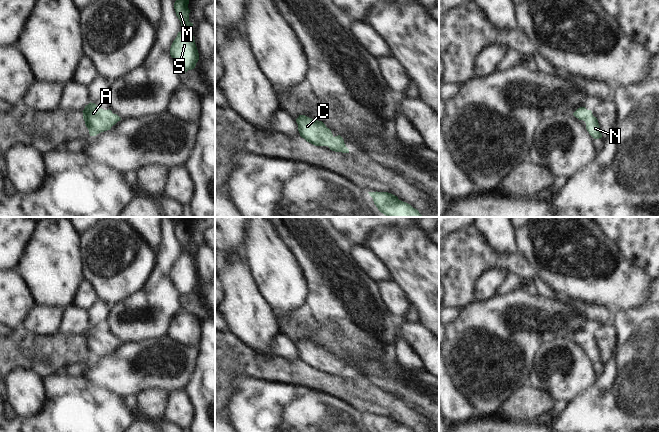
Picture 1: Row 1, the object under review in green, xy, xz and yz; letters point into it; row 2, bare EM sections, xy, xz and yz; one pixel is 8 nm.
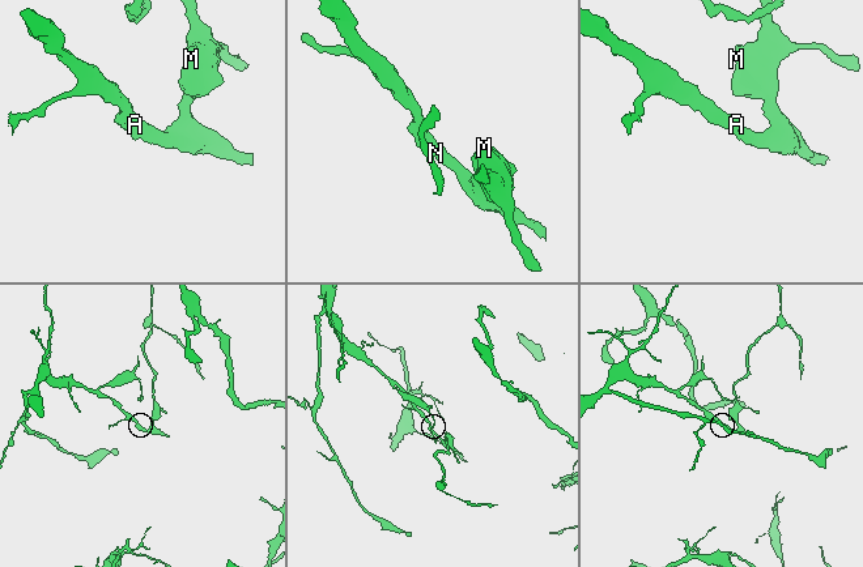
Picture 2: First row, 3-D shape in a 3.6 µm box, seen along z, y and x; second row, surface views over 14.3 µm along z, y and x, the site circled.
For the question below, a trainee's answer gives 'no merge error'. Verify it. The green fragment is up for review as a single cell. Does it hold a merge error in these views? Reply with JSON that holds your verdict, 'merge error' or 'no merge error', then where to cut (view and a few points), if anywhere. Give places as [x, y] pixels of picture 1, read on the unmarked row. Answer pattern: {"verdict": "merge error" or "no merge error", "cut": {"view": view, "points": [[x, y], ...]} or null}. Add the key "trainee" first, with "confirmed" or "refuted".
{"trainee": "confirmed", "verdict": "no merge error", "cut": null}

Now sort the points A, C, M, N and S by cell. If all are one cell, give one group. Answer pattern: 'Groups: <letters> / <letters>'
Groups: A C M N S

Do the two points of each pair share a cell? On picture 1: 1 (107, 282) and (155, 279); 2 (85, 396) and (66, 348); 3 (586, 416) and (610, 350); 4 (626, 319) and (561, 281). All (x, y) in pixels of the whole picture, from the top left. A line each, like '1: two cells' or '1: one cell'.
1: two cells
2: two cells
3: two cells
4: two cells

